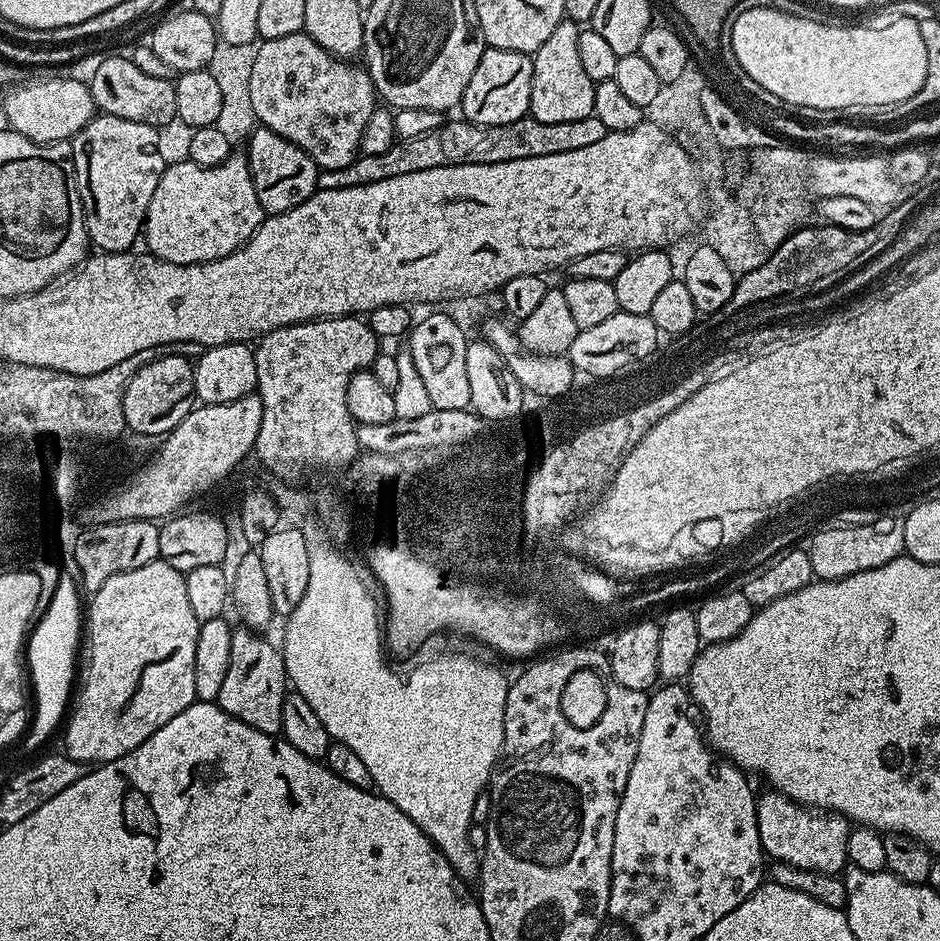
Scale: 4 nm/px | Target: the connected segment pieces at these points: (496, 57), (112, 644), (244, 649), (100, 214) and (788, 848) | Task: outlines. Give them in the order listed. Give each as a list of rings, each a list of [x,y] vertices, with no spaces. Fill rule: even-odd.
[[[485,47],[462,94],[459,111],[464,111],[461,113],[468,123],[482,126],[502,126],[523,120],[529,115],[531,81],[532,57],[529,53]]]
[[[155,560],[146,566],[138,566],[138,570],[126,570],[122,574],[114,574],[114,578],[106,581],[106,586],[99,588],[91,597],[92,605],[86,608],[86,640],[88,636],[88,677],[84,680],[84,685],[80,688],[80,697],[75,697],[74,703],[70,708],[70,715],[67,717],[66,726],[68,729],[64,732],[63,751],[70,758],[74,758],[80,764],[85,766],[95,766],[114,762],[114,758],[122,758],[122,754],[130,754],[154,730],[166,726],[170,718],[177,714],[182,714],[191,704],[197,703],[196,691],[194,690],[194,650],[198,646],[198,630],[202,621],[194,618],[194,610],[190,610],[190,601],[186,594],[186,582],[184,581],[185,573],[174,570],[165,560]]]
[[[245,626],[233,631],[230,638],[230,667],[226,670],[226,678],[222,681],[222,690],[218,690],[215,703],[226,714],[246,722],[246,726],[254,726],[254,730],[262,730],[262,734],[280,736],[282,702],[290,688],[288,671],[284,665],[283,651],[262,637],[259,631]]]
[[[97,114],[89,124],[82,129],[78,135],[72,137],[70,143],[72,146],[72,157],[74,158],[74,170],[76,171],[76,185],[80,191],[80,201],[84,207],[84,225],[88,231],[88,239],[101,252],[126,252],[133,247],[132,244],[141,235],[144,219],[148,213],[150,206],[150,198],[154,198],[154,190],[158,186],[158,182],[162,178],[166,167],[166,159],[160,153],[160,136],[161,133],[155,128],[146,126],[142,122],[130,122],[126,118],[114,118],[113,116],[106,116]]]
[[[761,791],[756,801],[758,838],[764,847],[765,857],[782,864],[798,866],[802,870],[818,870],[831,876],[843,873],[848,864],[850,821],[845,816],[837,816],[835,812],[813,810],[797,804],[781,792],[767,791]]]

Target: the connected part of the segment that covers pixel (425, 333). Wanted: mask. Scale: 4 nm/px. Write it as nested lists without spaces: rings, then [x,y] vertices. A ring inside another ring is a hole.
[[[432,310],[425,320],[417,319],[410,332],[410,351],[422,383],[430,393],[433,409],[462,410],[470,405],[470,381],[466,379],[466,346],[469,337],[458,328],[447,311]]]

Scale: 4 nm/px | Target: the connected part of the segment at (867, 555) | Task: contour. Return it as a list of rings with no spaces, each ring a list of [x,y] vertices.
[[[895,518],[869,528],[813,533],[806,544],[812,575],[816,580],[841,580],[862,570],[874,570],[904,552],[904,522]]]

